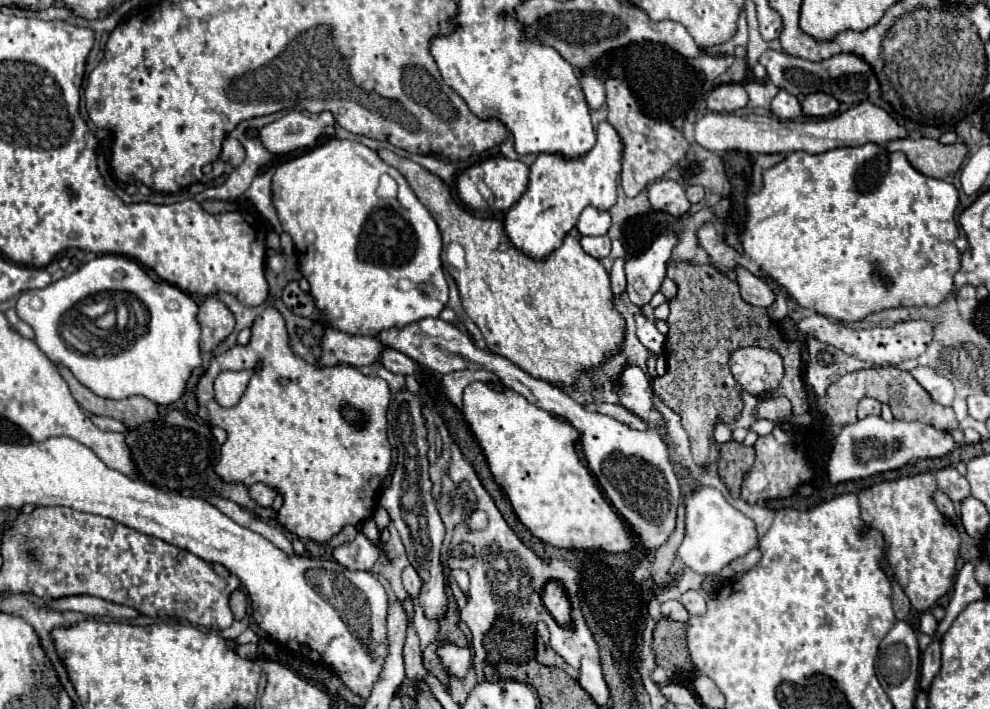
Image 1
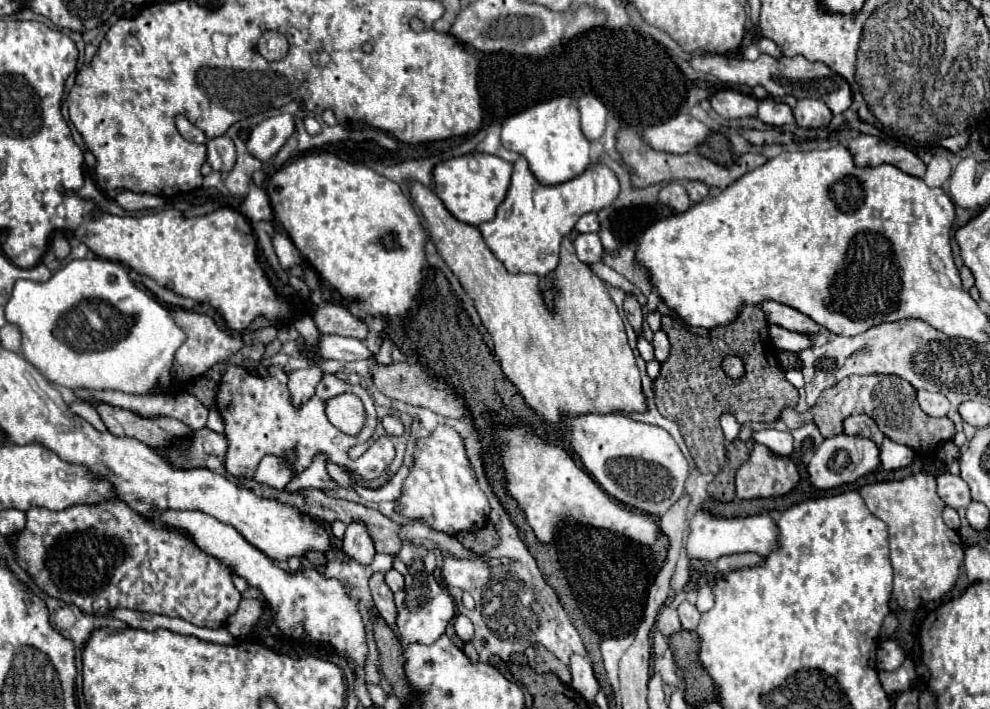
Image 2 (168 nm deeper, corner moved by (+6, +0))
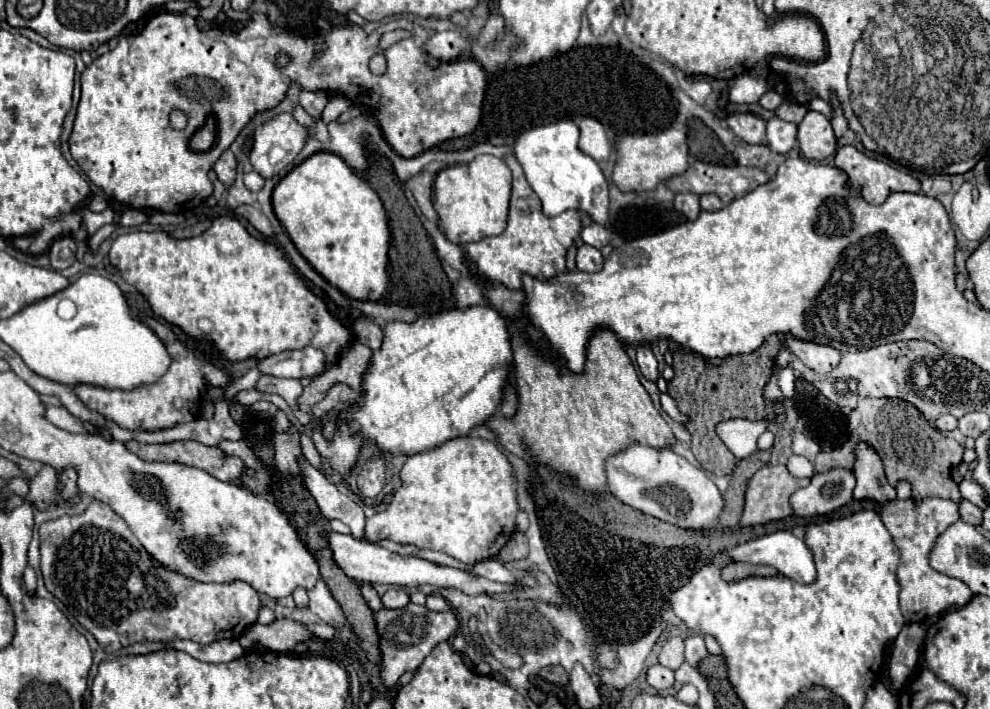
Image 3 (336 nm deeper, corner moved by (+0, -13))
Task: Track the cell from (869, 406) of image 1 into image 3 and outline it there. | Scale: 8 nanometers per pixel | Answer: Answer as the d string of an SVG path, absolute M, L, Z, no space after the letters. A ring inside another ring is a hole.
M861 441L855 447L855 477L857 477L857 487L853 491L855 499L873 499L873 501L891 501L895 499L895 487L889 485L885 477L885 467L877 451Z

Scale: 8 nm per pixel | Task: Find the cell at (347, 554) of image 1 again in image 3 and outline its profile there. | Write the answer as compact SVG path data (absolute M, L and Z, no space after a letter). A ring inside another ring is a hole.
M457 437L433 447L429 451L411 455L399 473L403 485L395 491L391 505L373 517L367 519L365 533L361 541L379 543L385 539L411 539L411 545L419 549L431 549L447 553L461 563L479 563L499 553L499 545L503 547L515 525L517 501L515 501L515 483L511 477L511 465L497 449L495 443L485 439Z

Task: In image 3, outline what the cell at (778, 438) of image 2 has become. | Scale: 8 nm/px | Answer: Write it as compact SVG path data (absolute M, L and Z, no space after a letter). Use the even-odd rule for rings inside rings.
M791 455L789 461L787 461L787 469L793 477L813 477L813 465L801 457L801 455Z

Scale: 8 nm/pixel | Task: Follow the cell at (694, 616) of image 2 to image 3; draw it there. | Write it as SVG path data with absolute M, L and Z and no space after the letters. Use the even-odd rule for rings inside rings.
M691 631L691 633L685 637L685 659L687 659L689 665L697 667L703 657L707 657L707 649L705 649L703 635Z

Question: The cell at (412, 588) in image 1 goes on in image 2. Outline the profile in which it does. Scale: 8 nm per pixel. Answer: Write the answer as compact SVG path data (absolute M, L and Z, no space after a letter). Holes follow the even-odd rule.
M389 570L389 572L385 574L385 584L387 584L393 592L399 592L405 582L403 582L403 576L401 576L397 570Z

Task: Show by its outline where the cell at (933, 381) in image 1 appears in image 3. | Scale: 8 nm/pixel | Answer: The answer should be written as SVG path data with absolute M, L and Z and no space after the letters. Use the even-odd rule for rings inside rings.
M941 415L939 419L935 419L935 423L933 423L939 431L953 431L955 427L957 427L957 419L953 417L953 415Z

